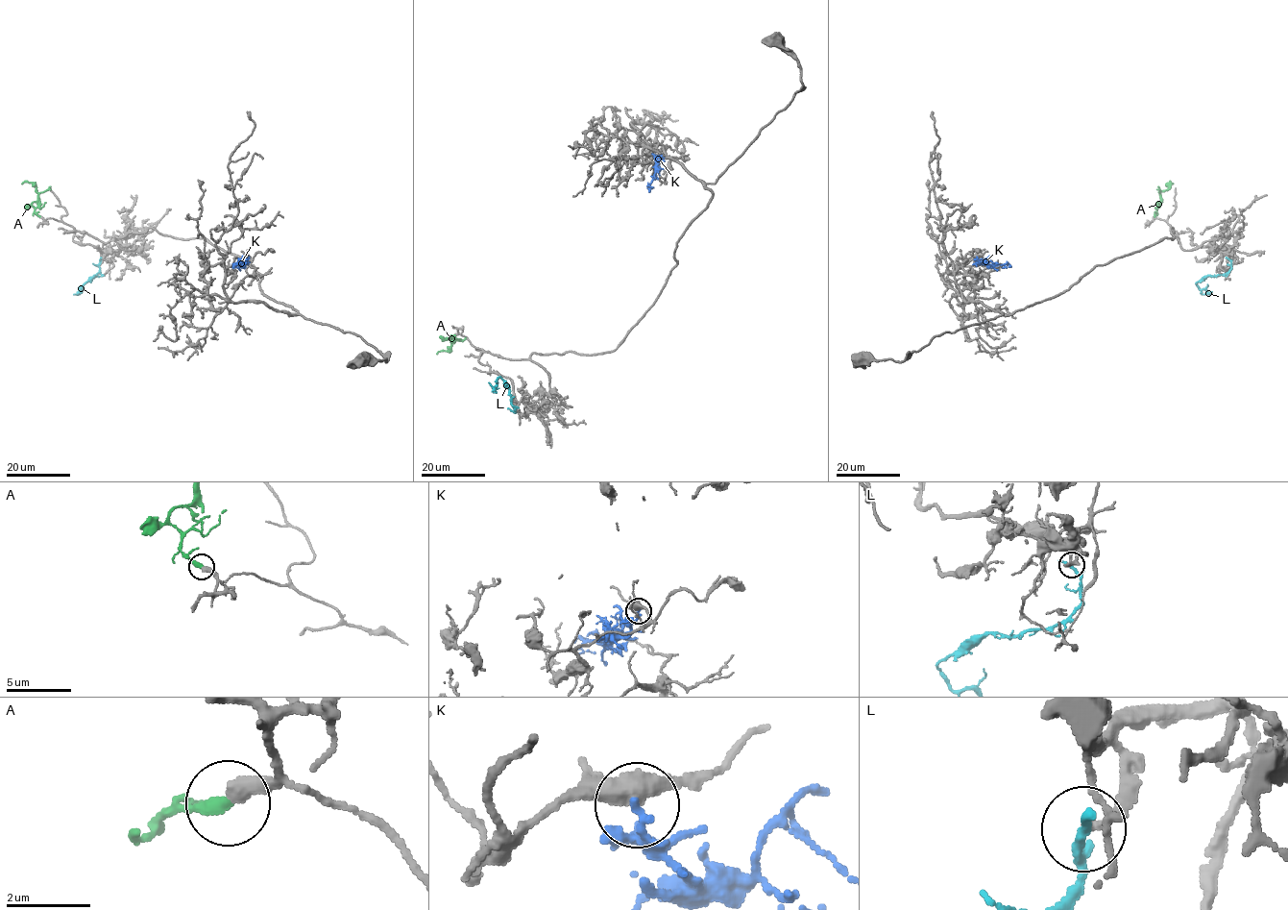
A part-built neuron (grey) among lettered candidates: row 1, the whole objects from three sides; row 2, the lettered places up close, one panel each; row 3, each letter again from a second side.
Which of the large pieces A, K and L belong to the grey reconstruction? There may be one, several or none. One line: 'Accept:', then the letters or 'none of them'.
Accept: A

